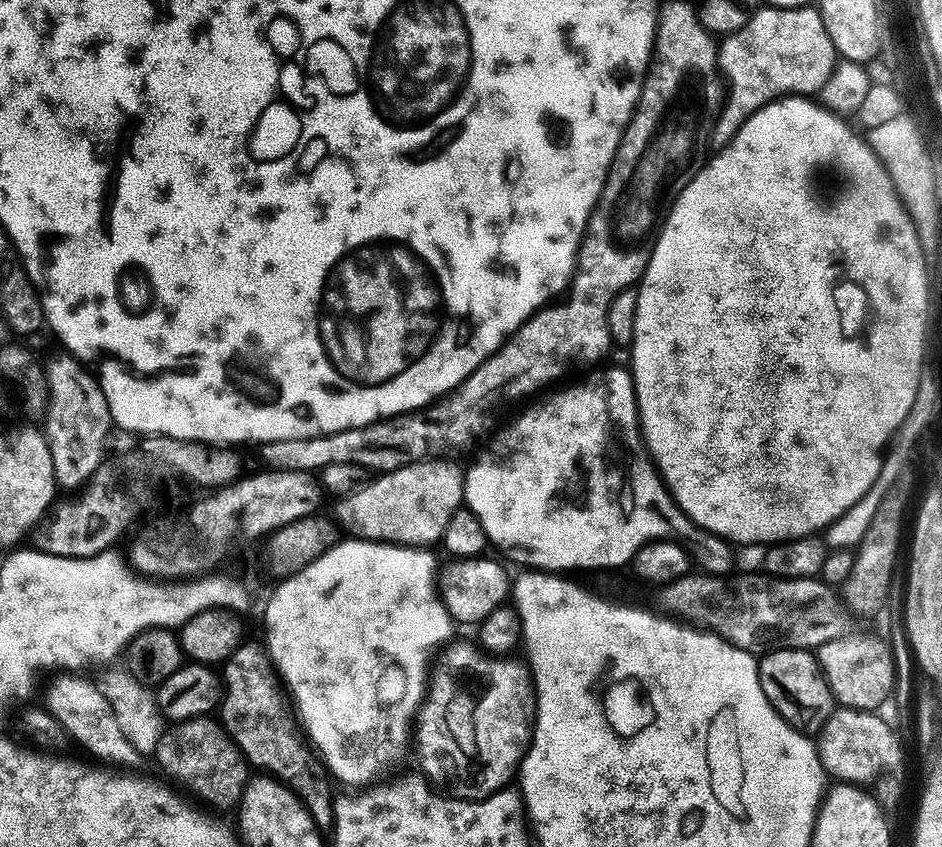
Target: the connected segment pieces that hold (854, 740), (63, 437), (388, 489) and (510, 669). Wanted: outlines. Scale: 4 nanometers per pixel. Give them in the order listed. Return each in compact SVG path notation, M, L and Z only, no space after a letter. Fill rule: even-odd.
M843 706L837 707L836 710L832 717L829 715L819 725L821 728L818 751L824 771L831 779L833 776L833 781L868 786L870 778L876 776L882 766L888 765L892 757L897 757L893 738L885 731L884 726L878 723L878 716L871 711Z
M63 354L46 364L50 401L46 435L50 454L54 458L54 478L57 489L76 488L80 490L101 471L104 460L104 443L108 431L113 431L112 415L106 406L106 394L102 394L99 379L75 356Z
M437 458L434 460L419 460L413 464L407 464L402 466L398 470L393 472L386 472L380 475L377 475L376 480L372 480L369 484L367 482L361 483L359 487L355 489L351 494L345 495L343 498L337 499L336 502L336 516L340 519L339 527L345 528L345 533L352 534L355 533L357 537L361 540L378 540L386 544L407 544L409 546L432 546L432 543L443 541L444 531L446 530L446 522L450 522L450 518L454 513L456 513L459 508L464 504L464 472L462 468L459 468L458 465L452 464L456 462L449 462L444 458Z
M449 643L439 657L441 666L448 668L448 676L431 677L426 699L414 720L414 740L428 752L429 774L444 780L455 799L483 800L501 791L511 774L513 777L530 740L530 708L524 705L518 665L456 643Z

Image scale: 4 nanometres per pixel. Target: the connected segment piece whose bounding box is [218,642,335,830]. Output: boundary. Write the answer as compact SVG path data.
M240 642L222 664L224 672L218 719L253 769L286 782L307 806L317 828L331 829L335 821L333 797L330 798L327 786L312 770L313 753L298 727L267 651L259 643L256 644Z

